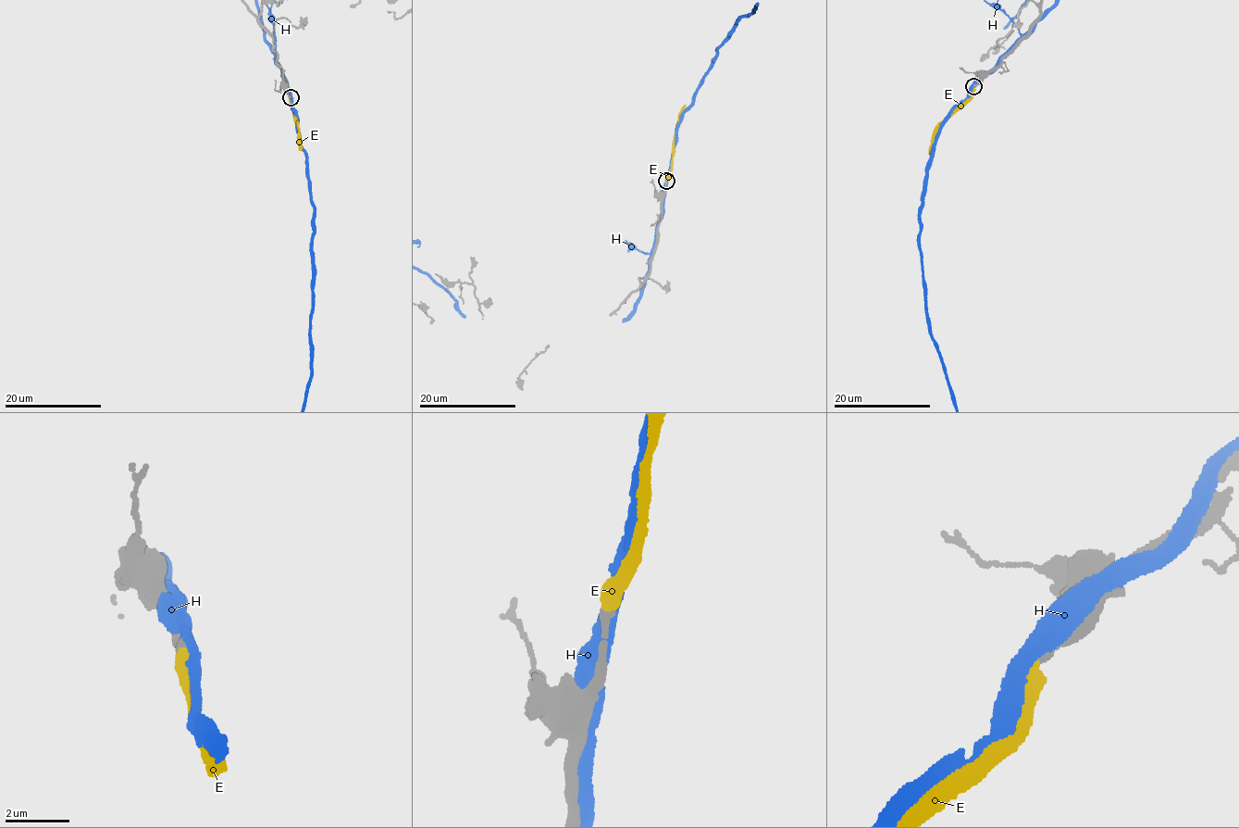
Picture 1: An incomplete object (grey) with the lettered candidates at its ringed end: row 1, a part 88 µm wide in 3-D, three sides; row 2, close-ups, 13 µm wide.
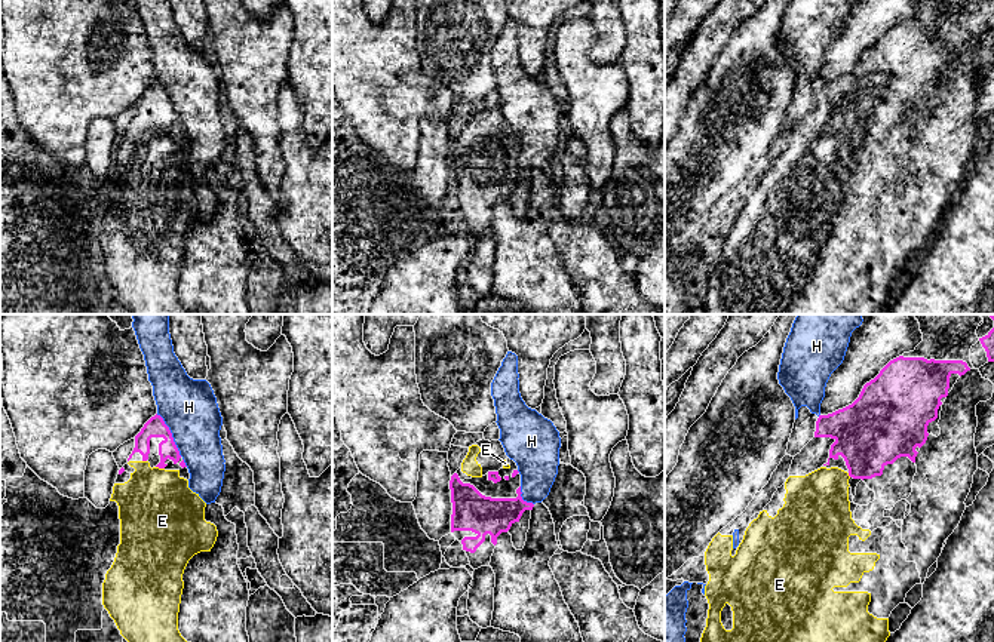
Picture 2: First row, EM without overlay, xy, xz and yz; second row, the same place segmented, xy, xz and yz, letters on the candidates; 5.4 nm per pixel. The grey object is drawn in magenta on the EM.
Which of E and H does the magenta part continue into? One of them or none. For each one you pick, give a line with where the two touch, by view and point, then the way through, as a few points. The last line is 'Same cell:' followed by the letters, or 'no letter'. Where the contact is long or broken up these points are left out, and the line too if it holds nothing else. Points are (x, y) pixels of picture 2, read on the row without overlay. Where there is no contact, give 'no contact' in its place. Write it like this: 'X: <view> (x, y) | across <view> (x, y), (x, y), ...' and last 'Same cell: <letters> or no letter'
E: xy (160, 135) | across xy (155, 95), (166, 106), (160, 135), (159, 181)
Same cell: E

